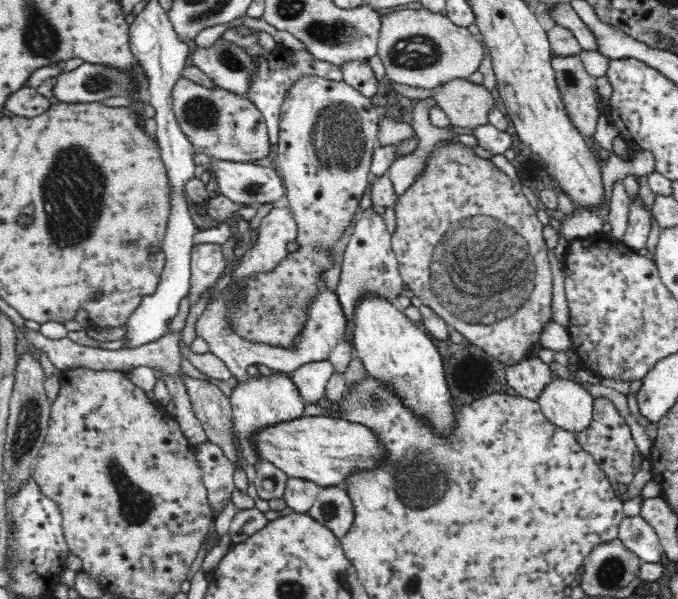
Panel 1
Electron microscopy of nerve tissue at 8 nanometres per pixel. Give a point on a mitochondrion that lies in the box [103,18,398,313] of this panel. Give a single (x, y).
(335, 131)

